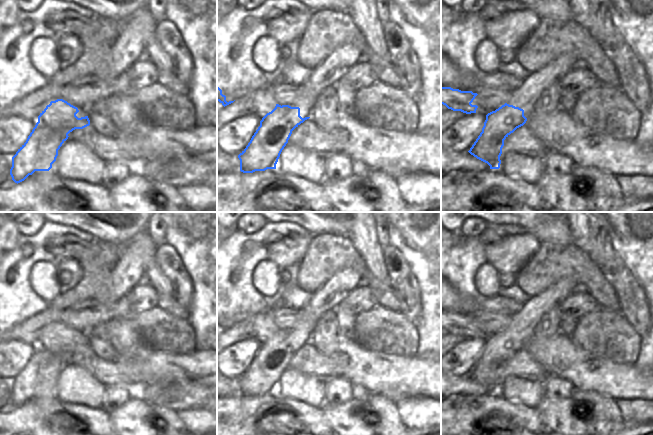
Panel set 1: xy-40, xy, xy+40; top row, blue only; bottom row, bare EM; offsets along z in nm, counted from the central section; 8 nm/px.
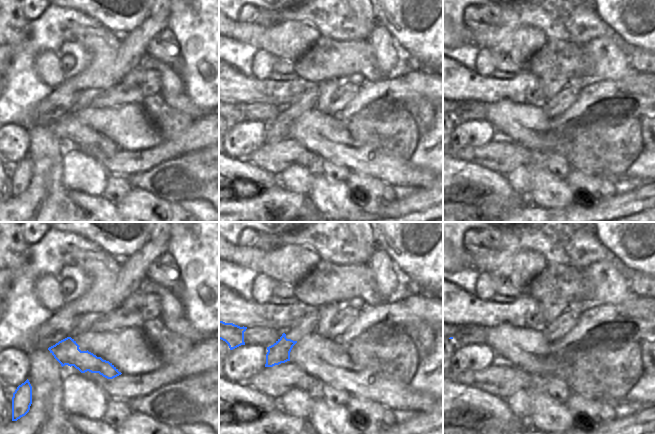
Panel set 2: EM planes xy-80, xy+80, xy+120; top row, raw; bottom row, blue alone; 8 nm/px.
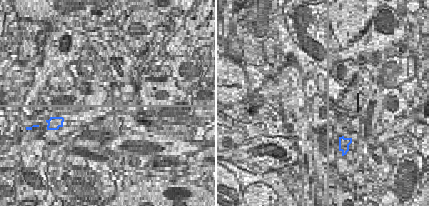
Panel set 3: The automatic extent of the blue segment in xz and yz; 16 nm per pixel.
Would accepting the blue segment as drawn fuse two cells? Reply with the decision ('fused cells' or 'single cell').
fused cells

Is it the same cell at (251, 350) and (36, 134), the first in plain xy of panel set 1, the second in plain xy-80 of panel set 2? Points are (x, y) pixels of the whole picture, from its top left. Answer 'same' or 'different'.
different

